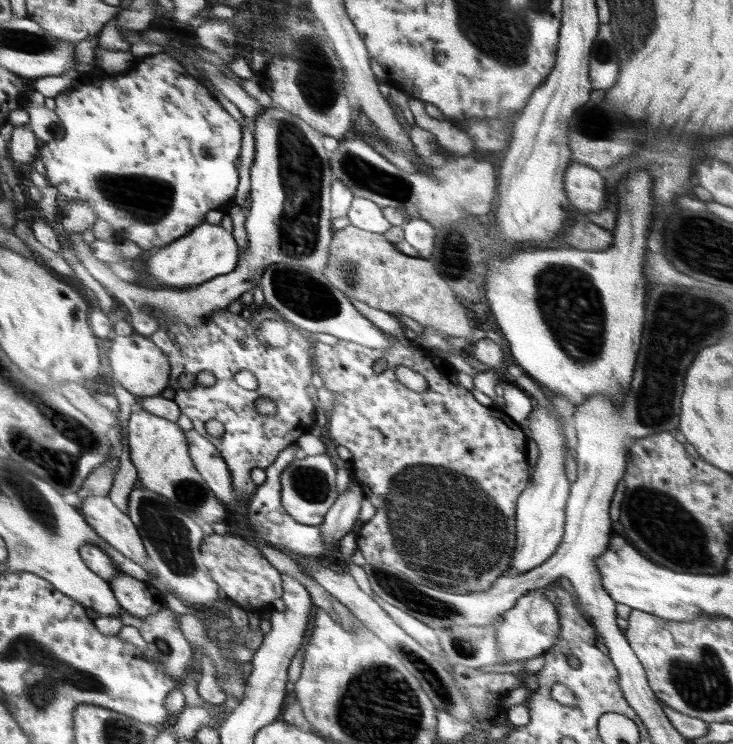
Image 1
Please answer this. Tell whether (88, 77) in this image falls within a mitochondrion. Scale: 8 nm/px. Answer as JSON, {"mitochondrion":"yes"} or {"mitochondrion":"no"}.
{"mitochondrion":"no"}

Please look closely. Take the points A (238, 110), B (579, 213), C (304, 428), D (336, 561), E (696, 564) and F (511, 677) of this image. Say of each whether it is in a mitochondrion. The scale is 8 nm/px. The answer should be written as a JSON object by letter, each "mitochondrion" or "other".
{"A":"other","B":"other","C":"other","D":"other","E":"mitochondrion","F":"other"}

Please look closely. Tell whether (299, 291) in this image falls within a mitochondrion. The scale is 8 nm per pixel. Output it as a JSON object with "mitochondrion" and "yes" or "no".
{"mitochondrion":"yes"}

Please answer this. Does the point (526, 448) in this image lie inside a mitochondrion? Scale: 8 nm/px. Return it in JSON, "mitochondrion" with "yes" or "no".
{"mitochondrion":"no"}

